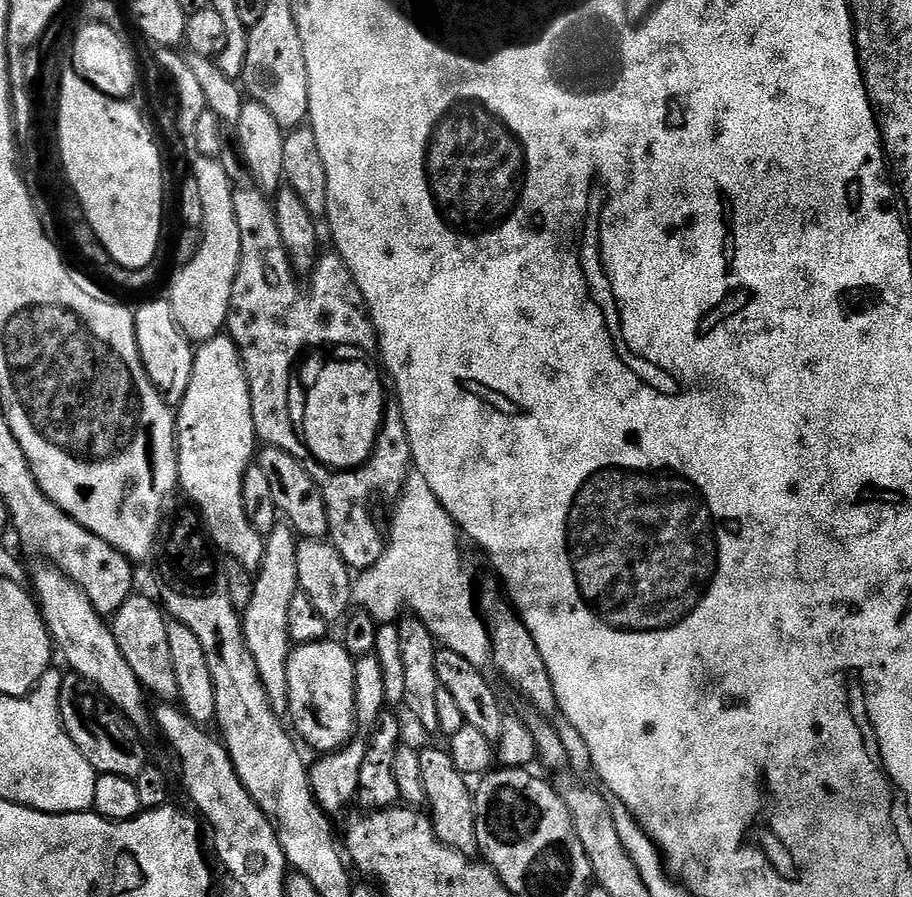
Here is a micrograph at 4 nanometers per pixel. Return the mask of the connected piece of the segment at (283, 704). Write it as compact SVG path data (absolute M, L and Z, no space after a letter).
M278 522L274 530L270 530L264 536L264 557L260 563L258 571L255 573L253 582L253 597L249 605L242 611L244 626L244 637L246 646L250 646L250 654L254 656L254 666L258 668L258 678L262 680L262 686L268 695L268 701L277 714L284 714L288 711L288 687L286 686L286 666L288 665L288 655L293 650L292 639L288 633L290 621L286 618L290 610L290 601L294 599L294 594L298 591L298 537L287 523Z

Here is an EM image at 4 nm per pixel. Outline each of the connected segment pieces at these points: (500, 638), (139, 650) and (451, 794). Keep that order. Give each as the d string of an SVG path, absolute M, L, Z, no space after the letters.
M496 578L479 581L475 589L476 606L492 642L493 667L528 700L532 710L545 718L553 717L559 709L557 696L553 692L553 680L546 669L546 662L539 653L530 630L526 630L524 619L512 607L501 581Z
M133 594L111 617L110 627L118 642L118 650L122 650L122 658L130 662L130 670L144 685L164 702L172 702L179 697L178 678L174 675L174 662L170 662L170 638L168 637L169 617L163 607L155 599Z
M428 748L420 752L422 784L426 786L427 807L432 807L430 819L436 836L443 844L472 858L480 852L476 829L476 798L468 789L469 777L463 776L454 766L454 758L443 748Z

